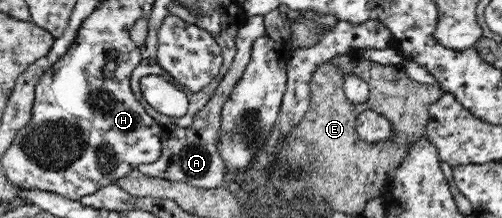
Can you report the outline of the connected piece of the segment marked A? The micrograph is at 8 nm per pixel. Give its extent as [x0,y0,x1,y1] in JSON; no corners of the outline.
[139,16,266,188]

